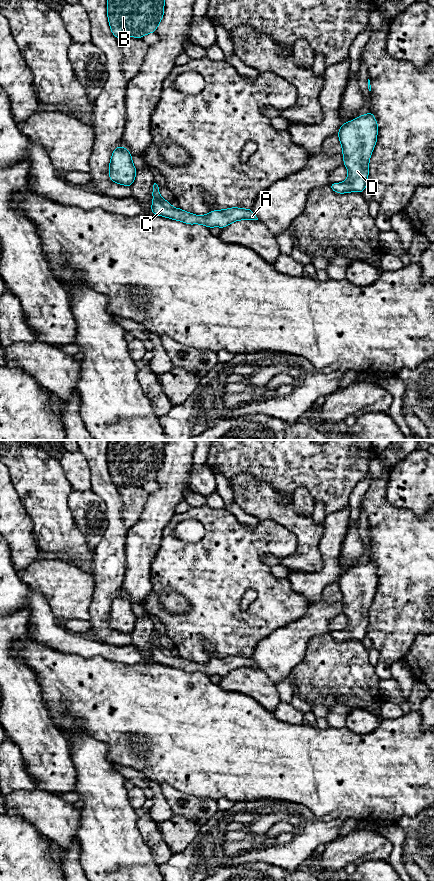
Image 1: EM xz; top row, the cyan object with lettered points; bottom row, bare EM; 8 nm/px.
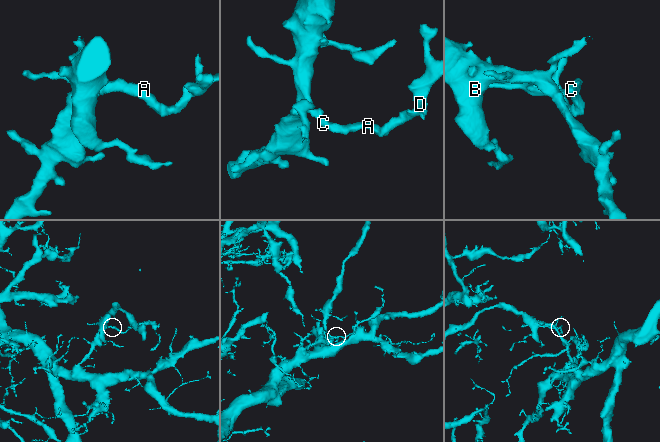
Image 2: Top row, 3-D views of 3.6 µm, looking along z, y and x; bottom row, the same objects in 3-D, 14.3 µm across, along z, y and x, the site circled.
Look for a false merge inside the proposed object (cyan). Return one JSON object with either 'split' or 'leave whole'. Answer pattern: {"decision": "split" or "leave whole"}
{"decision": "leave whole"}

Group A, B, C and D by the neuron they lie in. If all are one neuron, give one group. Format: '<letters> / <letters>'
A B C D

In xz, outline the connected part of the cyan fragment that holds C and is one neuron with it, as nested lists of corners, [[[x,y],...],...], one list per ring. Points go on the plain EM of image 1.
[[[156,631],[153,633],[152,643],[154,648],[151,652],[151,658],[154,663],[160,663],[169,667],[182,669],[189,673],[201,672],[208,676],[225,676],[234,669],[244,667],[258,668],[251,656],[241,657],[233,655],[224,658],[215,658],[209,659],[208,662],[203,664],[197,664],[180,656],[173,656],[170,650],[160,644],[159,635]]]

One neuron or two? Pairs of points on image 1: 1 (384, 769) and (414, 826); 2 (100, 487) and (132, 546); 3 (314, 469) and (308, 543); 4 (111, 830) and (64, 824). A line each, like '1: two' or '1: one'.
1: two
2: two
3: two
4: two

